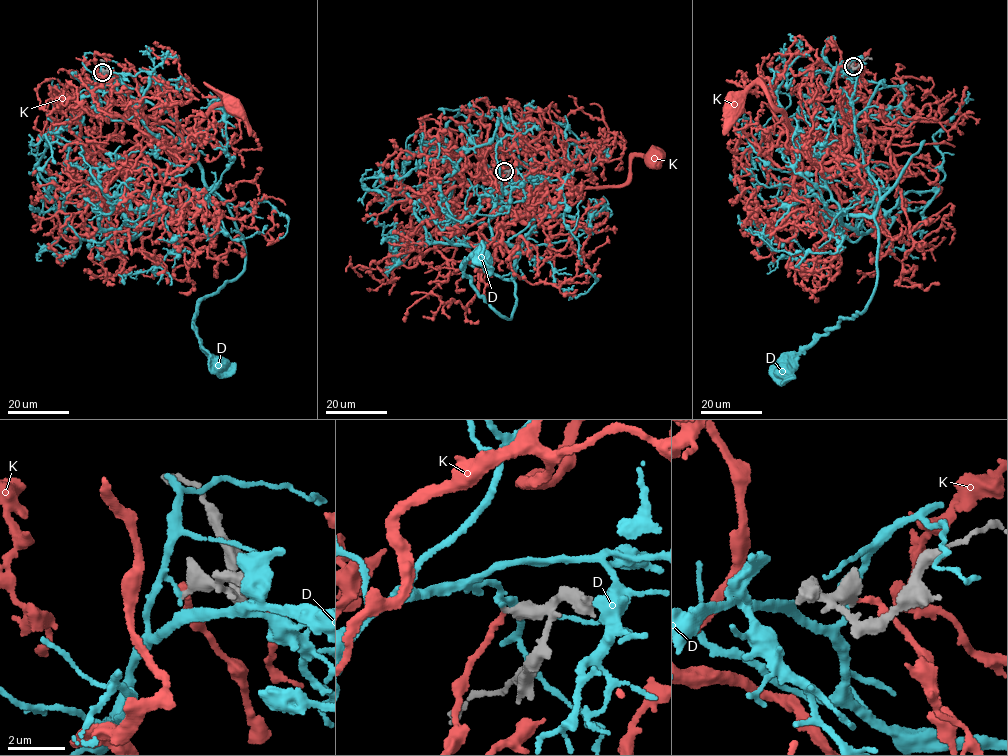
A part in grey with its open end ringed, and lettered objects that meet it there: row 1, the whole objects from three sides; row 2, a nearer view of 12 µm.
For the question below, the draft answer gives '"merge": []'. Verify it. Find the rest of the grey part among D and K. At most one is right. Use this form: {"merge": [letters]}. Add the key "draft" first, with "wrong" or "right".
{"draft": "wrong", "merge": ["K"]}

